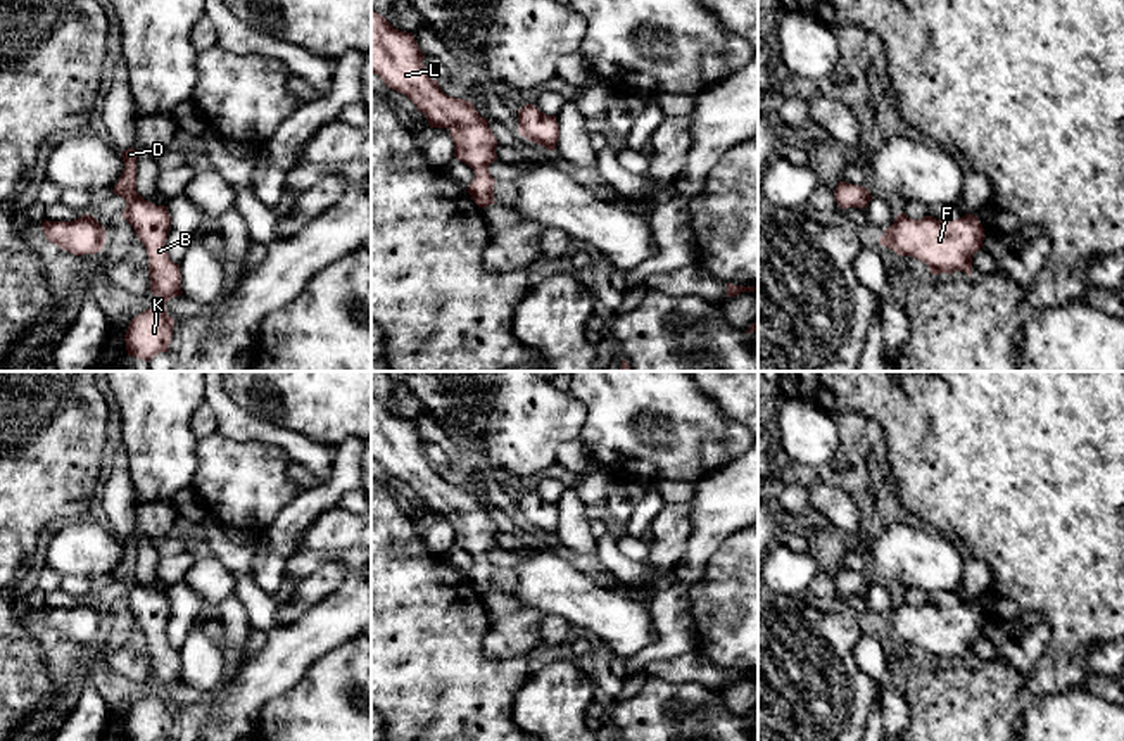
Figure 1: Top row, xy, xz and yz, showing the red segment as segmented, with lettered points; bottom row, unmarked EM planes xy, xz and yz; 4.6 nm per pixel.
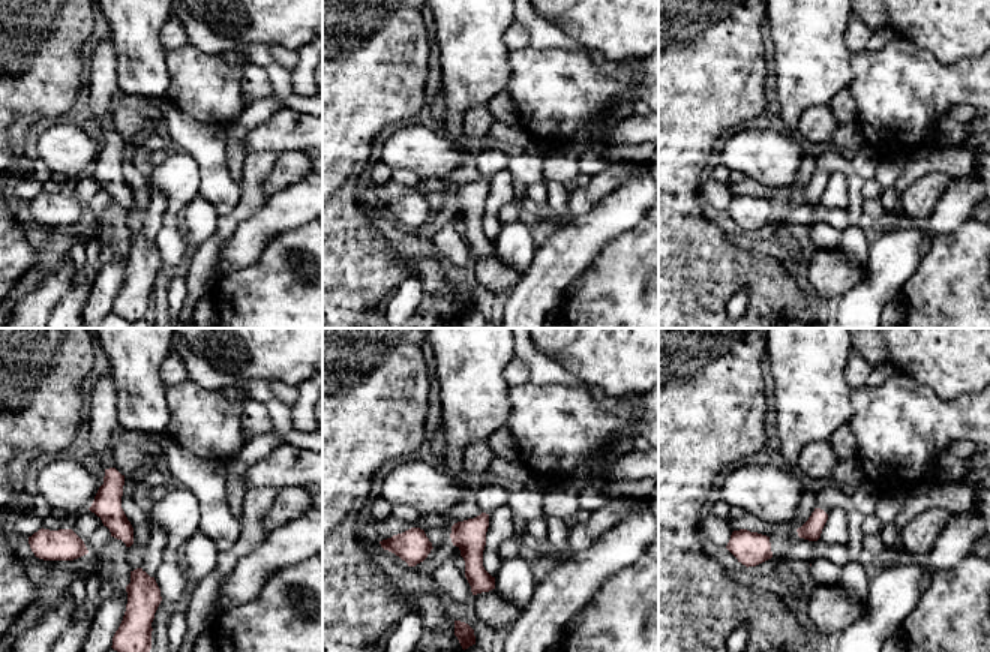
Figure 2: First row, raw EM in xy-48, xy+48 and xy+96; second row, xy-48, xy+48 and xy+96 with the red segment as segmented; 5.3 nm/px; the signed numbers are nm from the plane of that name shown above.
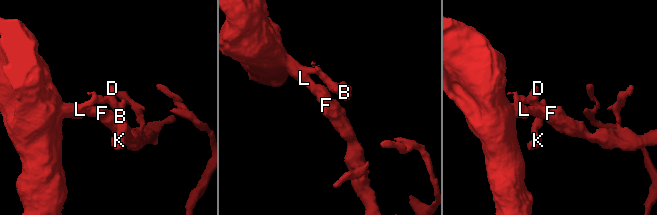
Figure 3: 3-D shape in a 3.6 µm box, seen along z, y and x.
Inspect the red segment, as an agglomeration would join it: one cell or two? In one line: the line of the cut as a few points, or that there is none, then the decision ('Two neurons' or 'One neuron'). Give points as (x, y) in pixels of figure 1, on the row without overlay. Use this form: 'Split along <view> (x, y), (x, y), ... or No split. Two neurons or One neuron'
No split. One neuron

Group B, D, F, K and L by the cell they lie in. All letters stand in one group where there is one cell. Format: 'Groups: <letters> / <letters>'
Groups: B D F K L

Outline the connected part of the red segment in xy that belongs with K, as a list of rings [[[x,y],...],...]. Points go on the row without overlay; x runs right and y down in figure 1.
[[[129,534],[121,541],[124,556],[112,580],[126,587],[123,605],[147,636],[150,679],[159,686],[154,694],[129,708],[124,722],[126,738],[128,741],[167,739],[174,706],[167,701],[166,689],[183,681],[180,651],[169,646],[166,634],[171,603],[167,592],[155,592],[136,579],[138,539]]]

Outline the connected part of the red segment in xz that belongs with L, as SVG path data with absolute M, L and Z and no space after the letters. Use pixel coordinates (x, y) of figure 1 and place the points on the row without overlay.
M371 396L371 459L378 461L385 473L406 482L420 499L425 501L430 515L445 515L454 527L454 544L468 551L475 565L466 575L478 594L494 589L494 570L489 553L497 546L497 527L489 515L489 506L482 504L470 487L454 485L442 478L439 468L428 463L413 420L395 416L385 404Z

